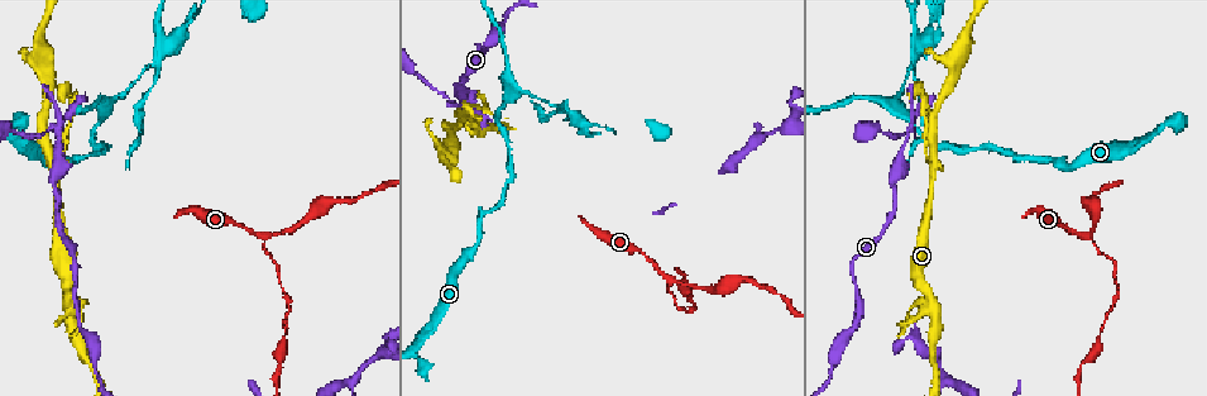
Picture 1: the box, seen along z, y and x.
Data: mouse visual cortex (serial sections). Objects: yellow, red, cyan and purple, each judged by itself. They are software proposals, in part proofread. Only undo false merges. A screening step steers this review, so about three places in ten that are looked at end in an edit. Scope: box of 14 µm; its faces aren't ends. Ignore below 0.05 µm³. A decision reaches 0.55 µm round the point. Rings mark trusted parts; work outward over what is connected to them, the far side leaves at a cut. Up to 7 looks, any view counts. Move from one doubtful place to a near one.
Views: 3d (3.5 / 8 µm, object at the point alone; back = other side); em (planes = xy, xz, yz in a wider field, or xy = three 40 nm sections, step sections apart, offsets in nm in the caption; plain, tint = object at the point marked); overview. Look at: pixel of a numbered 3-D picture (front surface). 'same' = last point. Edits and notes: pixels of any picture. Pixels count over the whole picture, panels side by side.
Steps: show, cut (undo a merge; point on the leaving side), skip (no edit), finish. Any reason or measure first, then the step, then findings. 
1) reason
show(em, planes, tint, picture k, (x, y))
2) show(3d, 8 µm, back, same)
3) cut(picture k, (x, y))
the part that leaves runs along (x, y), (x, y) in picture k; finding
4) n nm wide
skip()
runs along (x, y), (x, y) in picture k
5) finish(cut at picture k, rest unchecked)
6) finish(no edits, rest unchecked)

sharp bend
show(3d, 3.5 µm, picture 1, (515, 90))

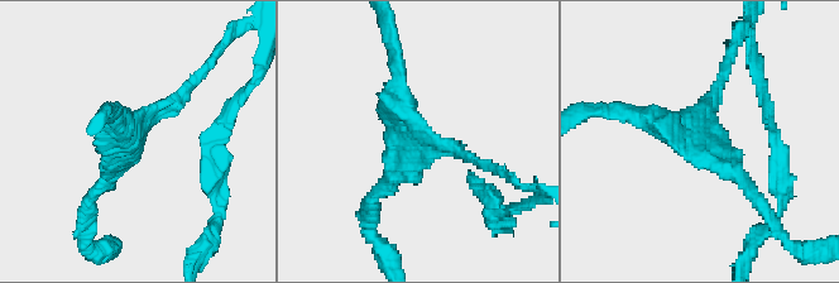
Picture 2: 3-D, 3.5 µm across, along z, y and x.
3 arms; arms of 150, 200, 300 nm
show(em, planes, tint, picture 2, (412, 147))

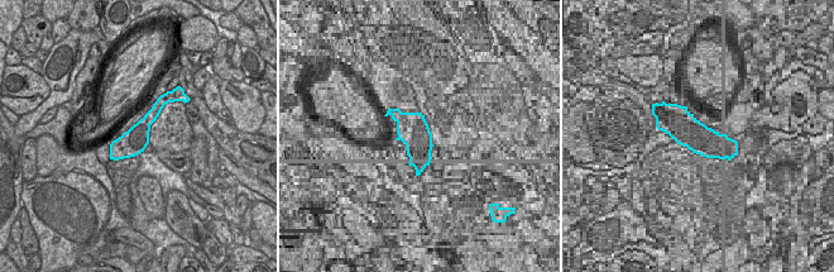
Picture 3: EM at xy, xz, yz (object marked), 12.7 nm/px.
skip()
all the same cell

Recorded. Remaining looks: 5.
three arms meet
show(3d, 3.5 µm, picture 1, (462, 101))

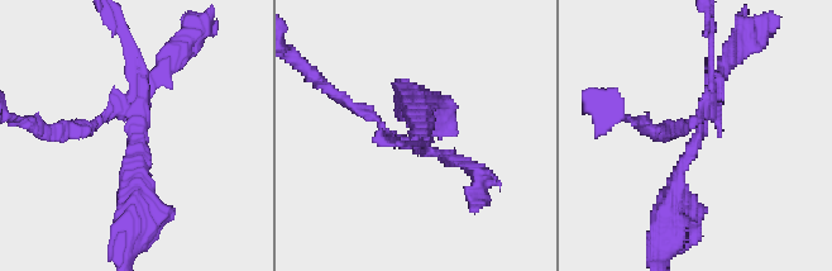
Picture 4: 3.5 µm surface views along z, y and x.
shape alone is not enough
show(em, xy, step 2, tint, picture 4, (707, 121))

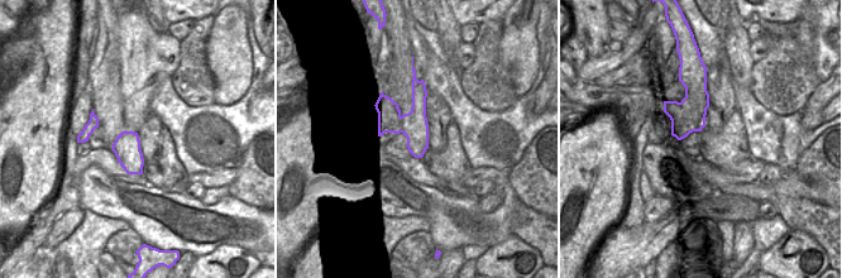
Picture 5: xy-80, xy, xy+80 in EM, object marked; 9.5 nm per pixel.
cut(picture 4, (186, 52))
the part that leaves runs along (125, 112), (87, 132), (33, 123) in picture 4; two cells meet here

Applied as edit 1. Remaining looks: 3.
abrupt turn
show(3d, 8 µm, picture 1, (153, 63))

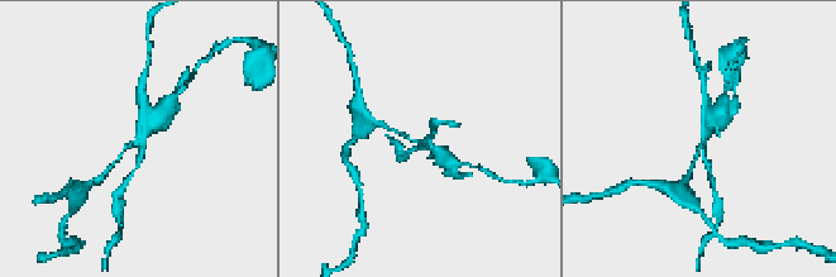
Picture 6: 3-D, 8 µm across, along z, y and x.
4 arms; arms of 150, 150, 200, 200 nm
show(em, xy, step 1, tint, picture 6, (417, 140))

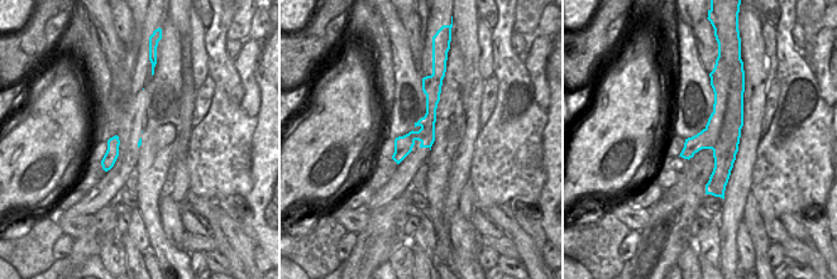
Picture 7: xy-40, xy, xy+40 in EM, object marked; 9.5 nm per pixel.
cut(picture 6, (141, 92))
a second cell is stuck on

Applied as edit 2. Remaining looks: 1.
finish(cut at picture 4, cut at picture 6, rest unchecked)

